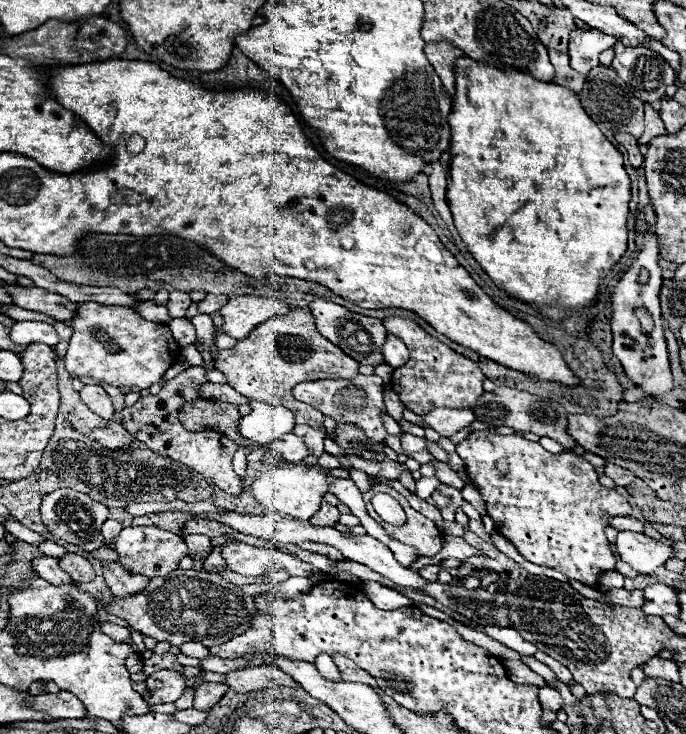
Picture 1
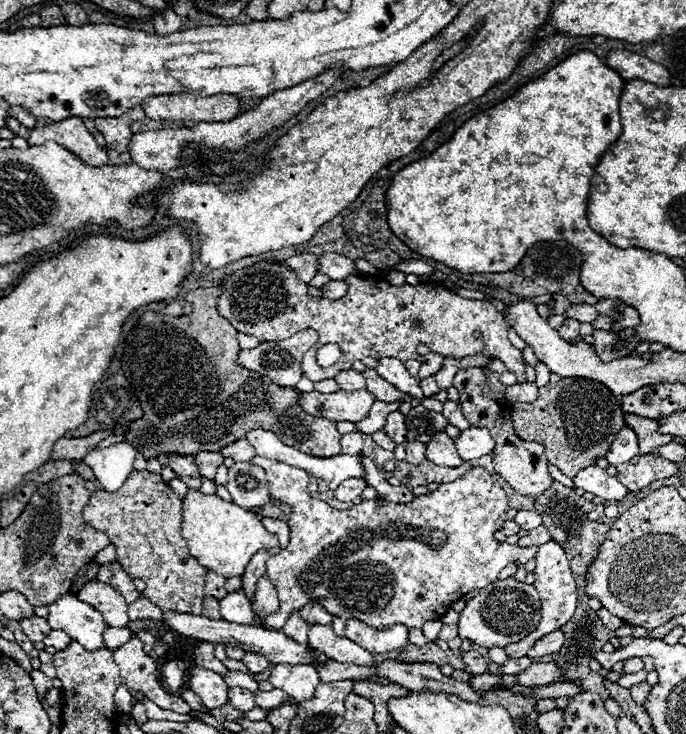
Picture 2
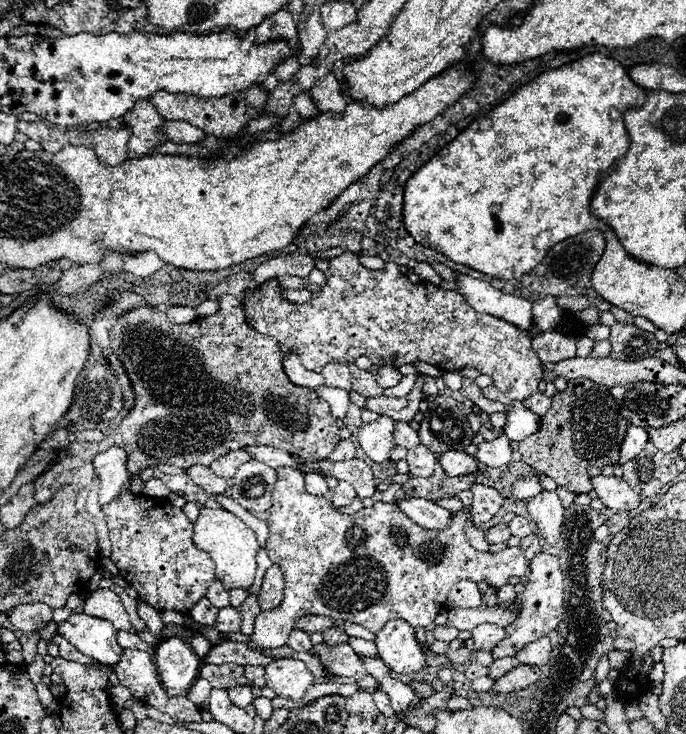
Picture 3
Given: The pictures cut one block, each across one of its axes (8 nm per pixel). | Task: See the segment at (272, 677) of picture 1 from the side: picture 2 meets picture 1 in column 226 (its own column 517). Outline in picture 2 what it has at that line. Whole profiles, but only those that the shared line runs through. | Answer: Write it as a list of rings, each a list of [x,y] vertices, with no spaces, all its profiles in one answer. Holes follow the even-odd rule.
[[[532,662],[524,672],[516,674],[516,684],[524,686],[540,686],[540,684],[550,684],[560,678],[560,668],[556,662]]]

